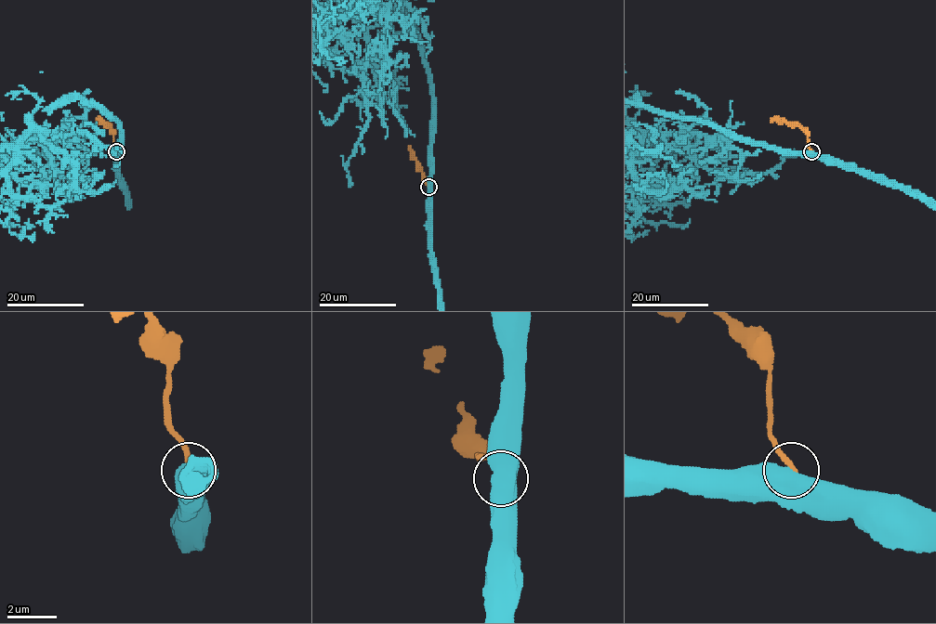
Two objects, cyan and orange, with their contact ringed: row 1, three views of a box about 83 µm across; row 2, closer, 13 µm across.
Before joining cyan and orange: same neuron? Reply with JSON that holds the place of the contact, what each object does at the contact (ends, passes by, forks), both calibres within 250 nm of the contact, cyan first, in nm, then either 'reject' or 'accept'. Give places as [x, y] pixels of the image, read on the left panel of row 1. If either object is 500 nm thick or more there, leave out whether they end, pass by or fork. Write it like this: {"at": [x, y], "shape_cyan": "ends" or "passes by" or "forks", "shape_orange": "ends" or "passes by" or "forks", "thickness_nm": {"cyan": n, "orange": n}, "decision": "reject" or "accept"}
{"at": [116, 151], "thickness_nm": {"cyan": 900, "orange": 240}, "decision": "accept"}

